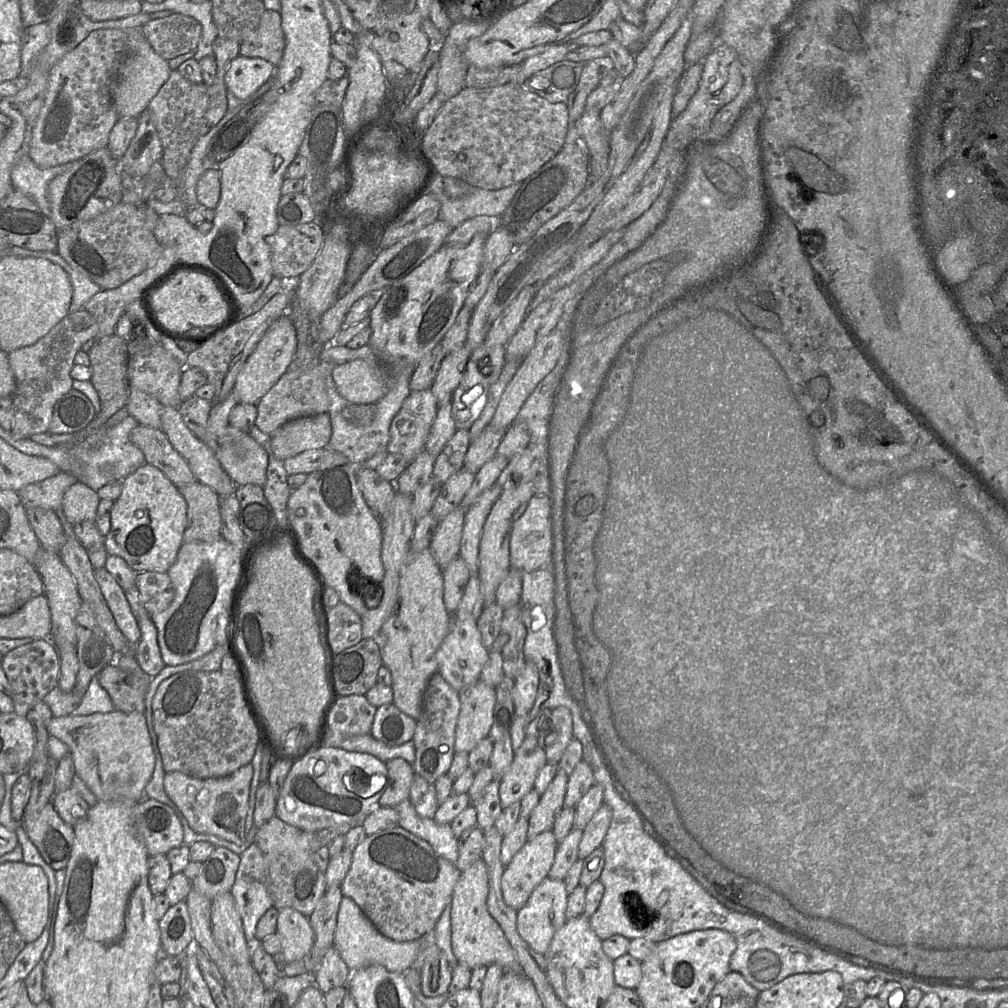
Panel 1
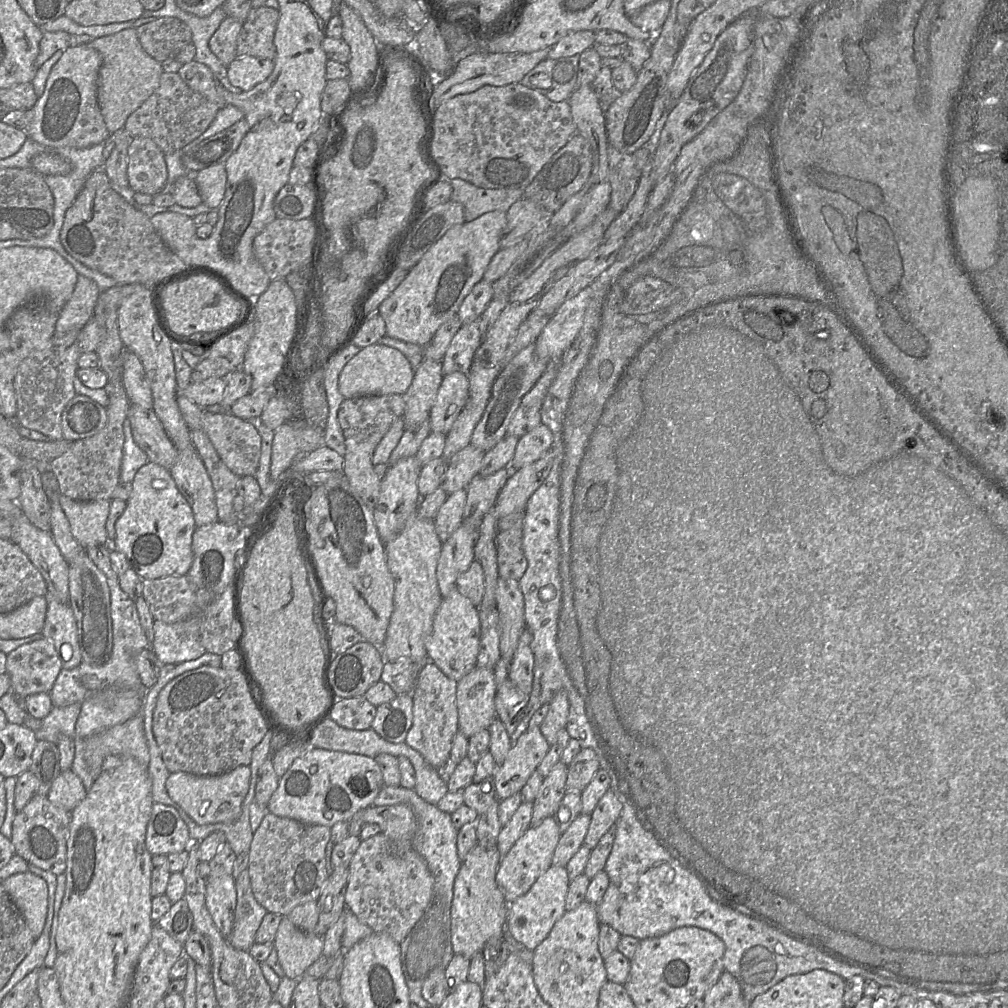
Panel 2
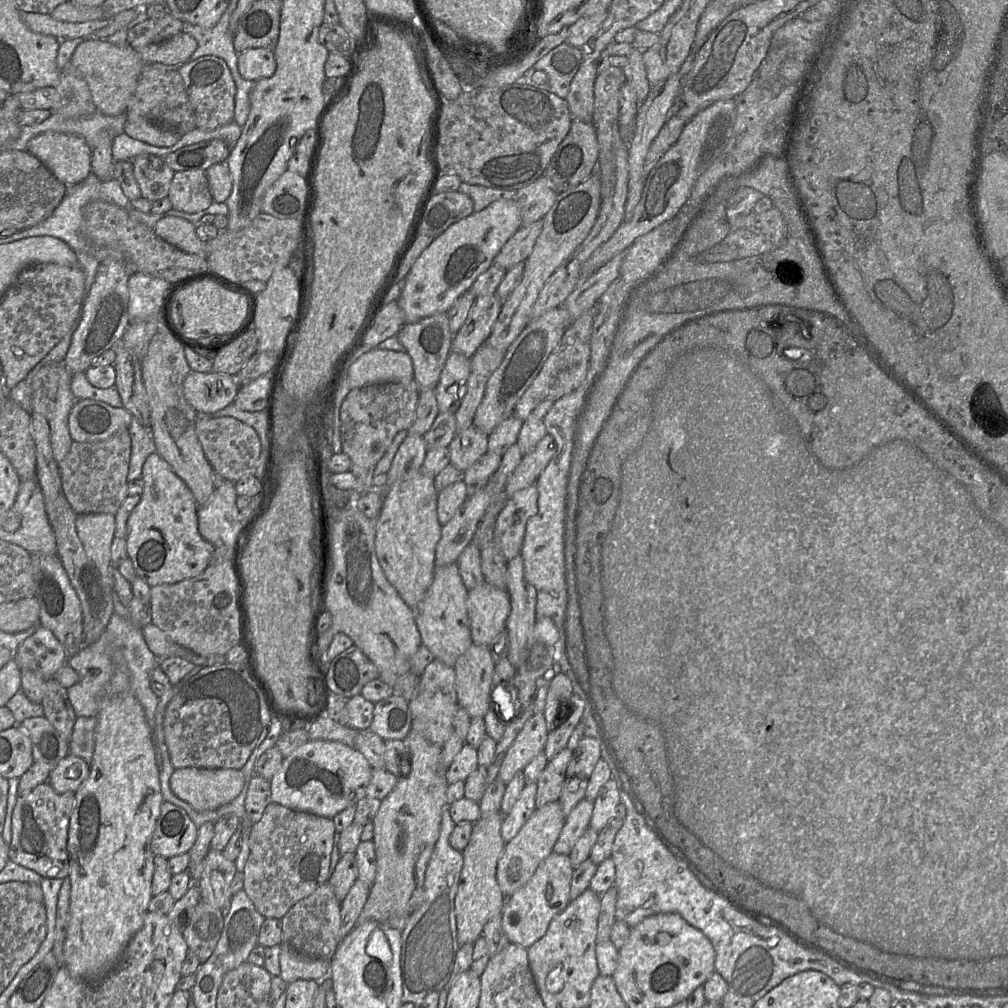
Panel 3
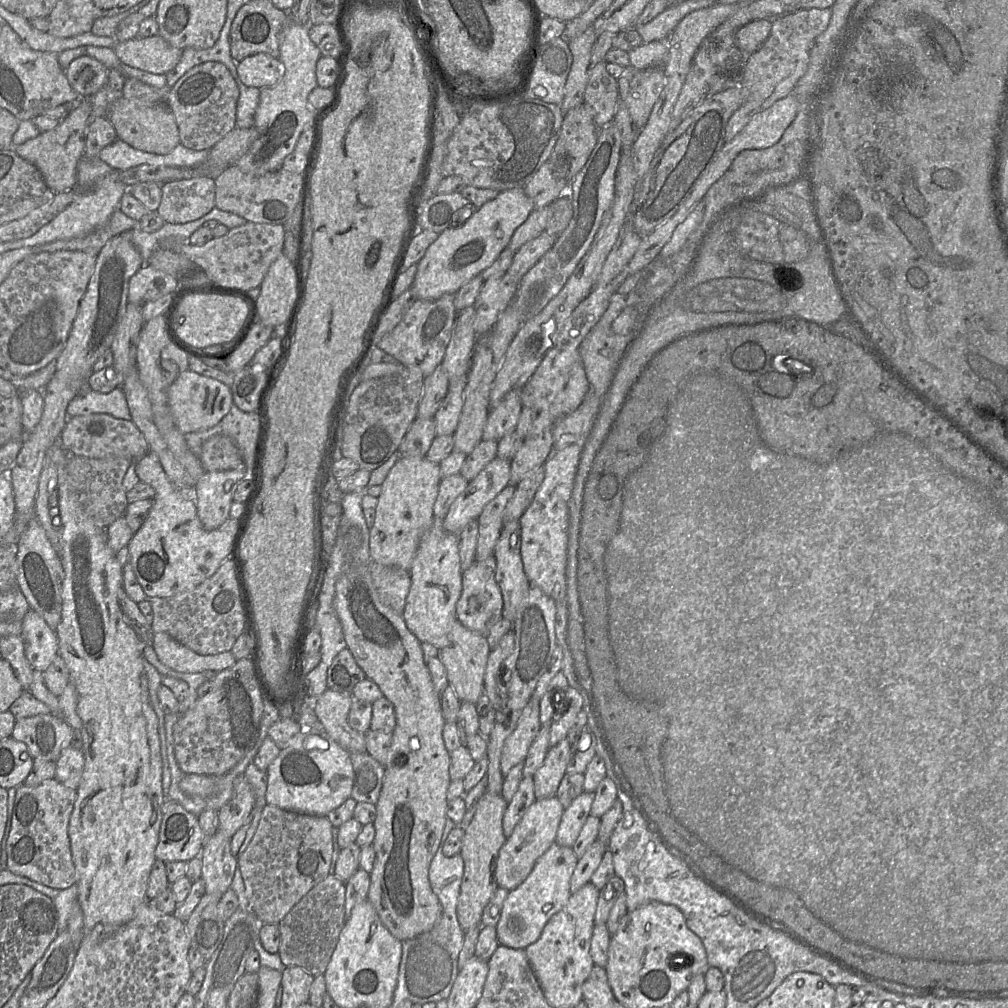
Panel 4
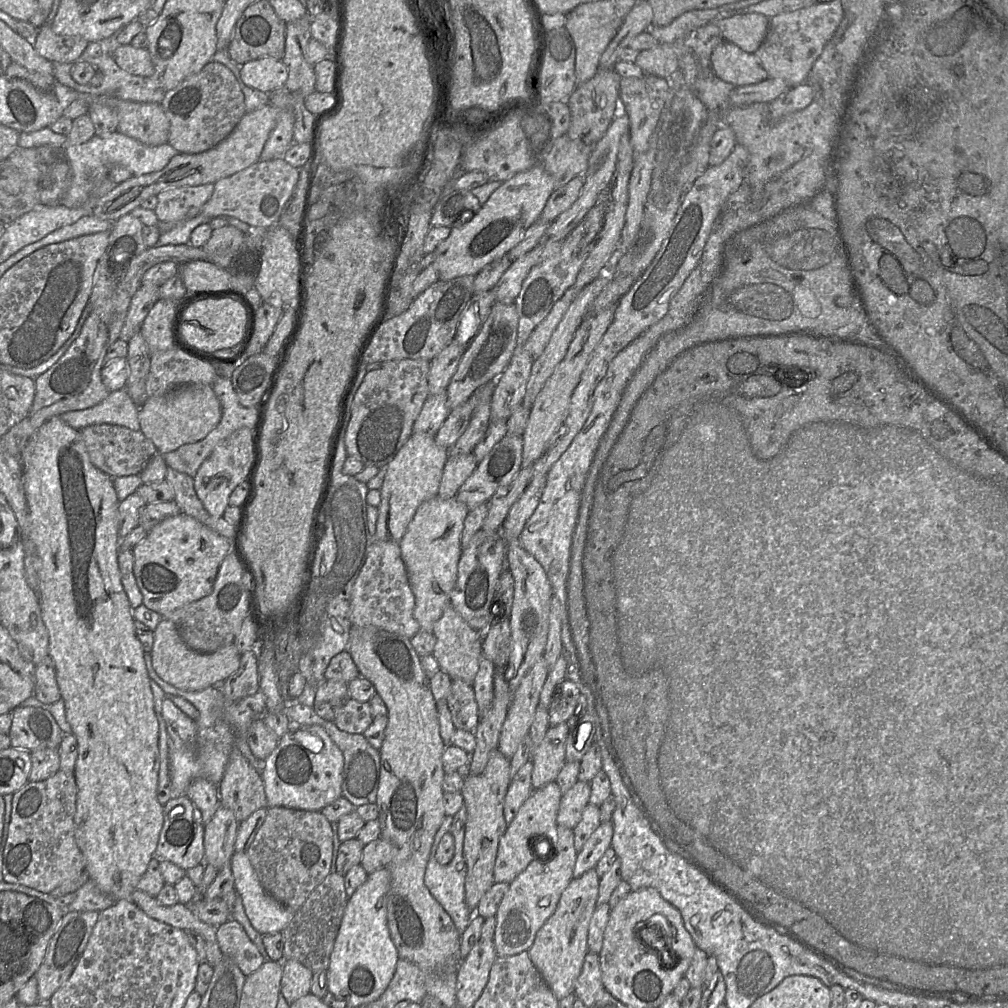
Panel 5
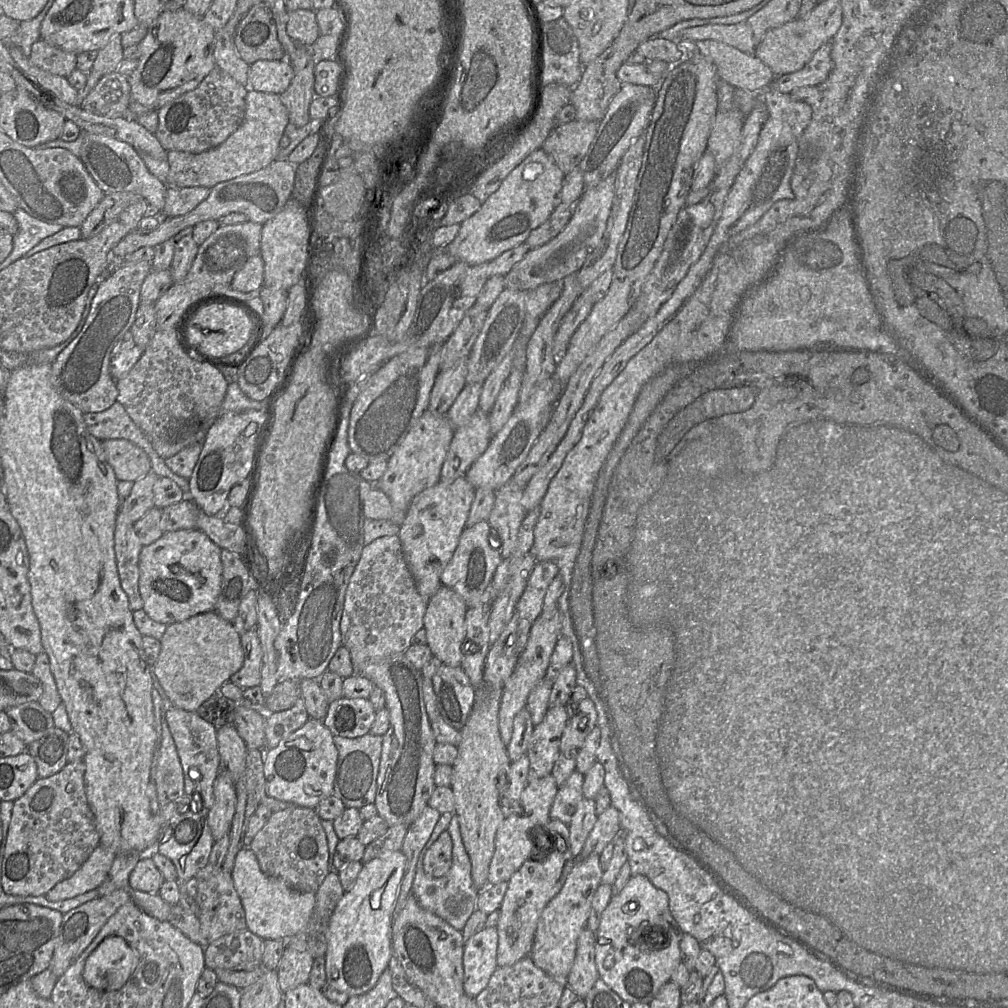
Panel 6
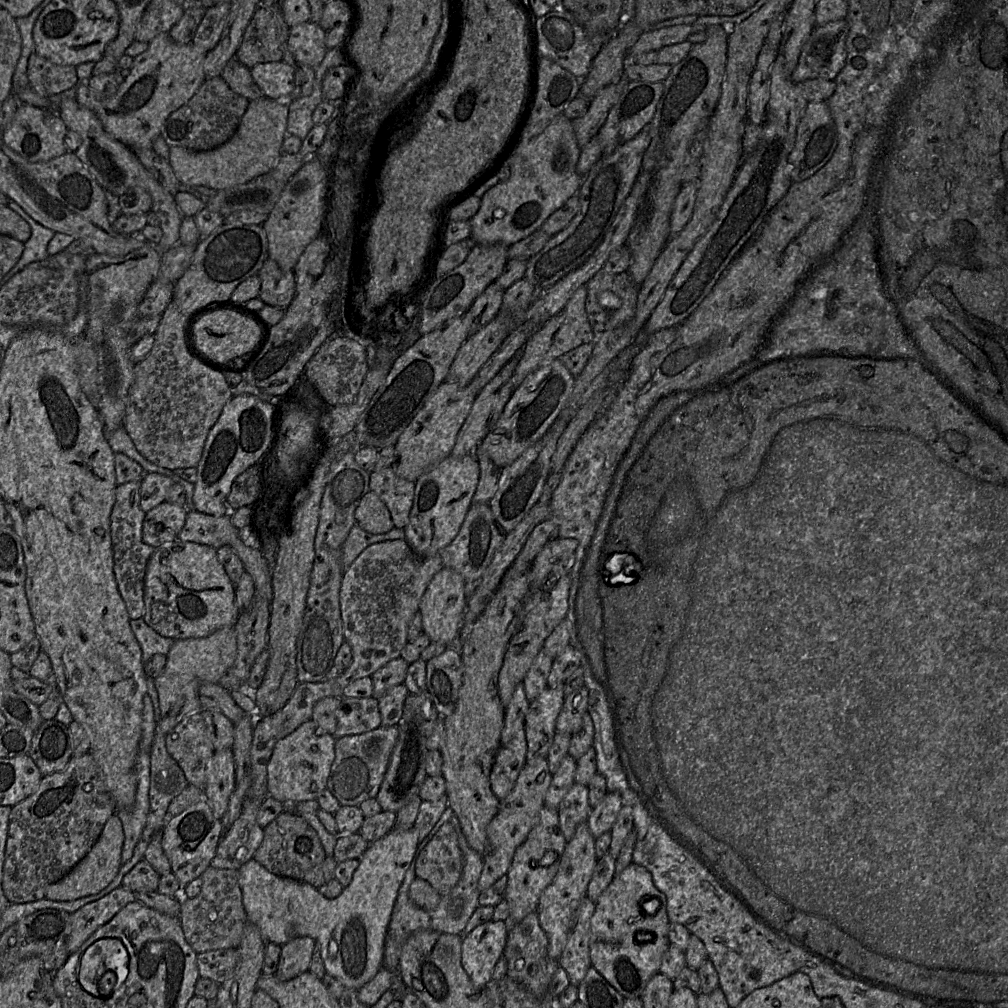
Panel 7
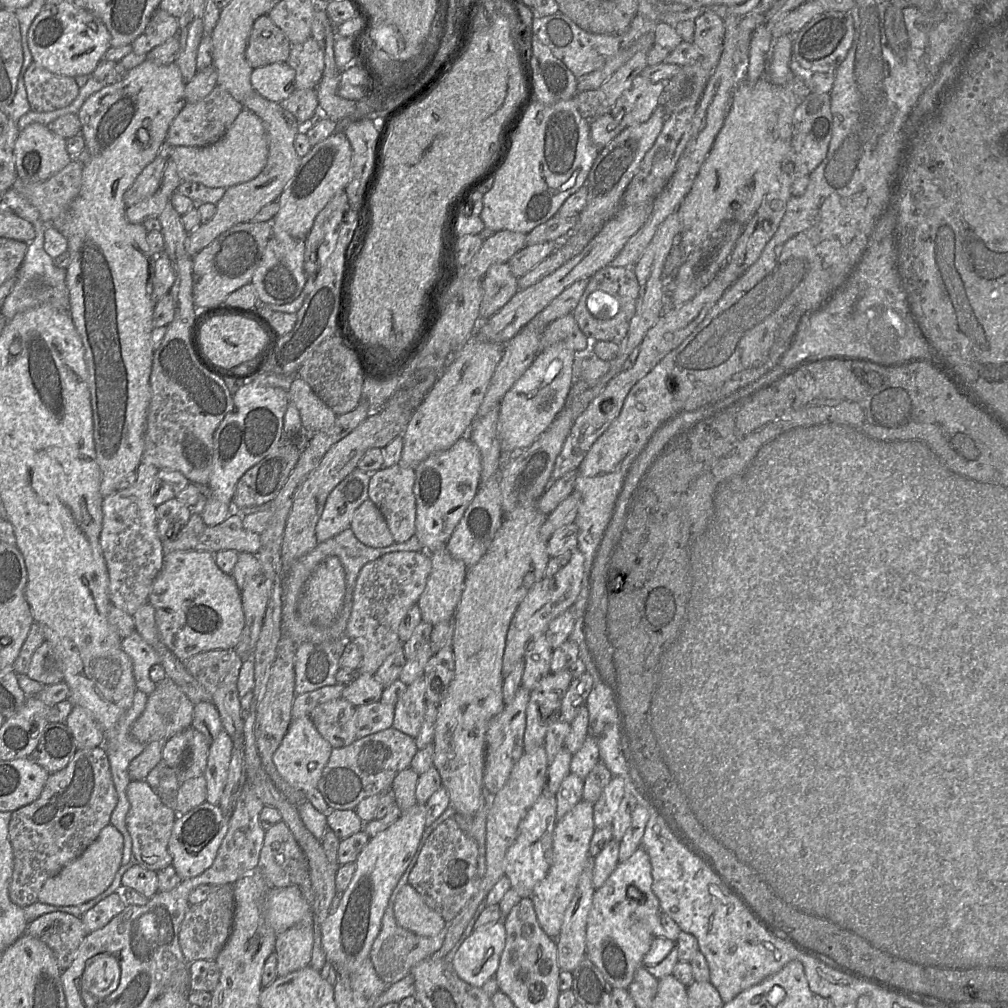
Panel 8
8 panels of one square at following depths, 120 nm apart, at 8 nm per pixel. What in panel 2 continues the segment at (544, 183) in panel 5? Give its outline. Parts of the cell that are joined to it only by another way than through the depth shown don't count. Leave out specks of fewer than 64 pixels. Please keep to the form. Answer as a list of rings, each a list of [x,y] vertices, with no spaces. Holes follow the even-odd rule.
[[[495,210],[451,227],[409,271],[405,279],[378,307],[386,324],[386,336],[425,347],[440,326],[458,312],[472,288],[483,279],[491,258],[500,249],[500,236],[506,226],[506,212]]]

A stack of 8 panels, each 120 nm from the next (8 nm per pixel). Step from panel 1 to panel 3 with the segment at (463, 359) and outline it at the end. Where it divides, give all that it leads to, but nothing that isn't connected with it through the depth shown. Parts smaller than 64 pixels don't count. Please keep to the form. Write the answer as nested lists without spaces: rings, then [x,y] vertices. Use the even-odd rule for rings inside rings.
[[[495,293],[476,297],[462,327],[453,335],[451,351],[471,359],[489,337],[501,306]]]

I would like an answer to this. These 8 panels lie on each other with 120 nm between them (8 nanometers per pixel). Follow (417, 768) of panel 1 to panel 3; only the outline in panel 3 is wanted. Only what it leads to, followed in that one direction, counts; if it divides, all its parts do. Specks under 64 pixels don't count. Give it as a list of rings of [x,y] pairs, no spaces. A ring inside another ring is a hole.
[[[434,659],[420,677],[417,694],[409,701],[412,729],[430,742],[442,747],[454,733],[453,718],[458,709],[455,689],[455,670],[438,659]]]

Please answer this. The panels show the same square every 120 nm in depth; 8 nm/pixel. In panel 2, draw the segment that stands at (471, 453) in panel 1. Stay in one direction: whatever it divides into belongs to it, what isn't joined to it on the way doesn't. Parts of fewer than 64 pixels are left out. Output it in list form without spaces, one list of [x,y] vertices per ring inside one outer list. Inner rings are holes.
[[[534,347],[522,349],[509,360],[492,384],[489,401],[481,419],[476,424],[472,432],[470,441],[471,445],[487,452],[506,436],[508,425],[515,411],[519,407],[520,402],[534,386],[547,366],[548,362],[537,357]]]

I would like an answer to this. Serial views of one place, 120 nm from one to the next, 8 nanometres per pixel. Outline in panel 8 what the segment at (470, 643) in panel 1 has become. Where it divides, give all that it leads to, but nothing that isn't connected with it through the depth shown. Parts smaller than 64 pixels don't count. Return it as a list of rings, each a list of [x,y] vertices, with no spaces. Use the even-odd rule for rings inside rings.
[[[468,435],[452,447],[431,454],[415,468],[416,533],[424,551],[445,548],[481,484],[482,463],[478,448]]]

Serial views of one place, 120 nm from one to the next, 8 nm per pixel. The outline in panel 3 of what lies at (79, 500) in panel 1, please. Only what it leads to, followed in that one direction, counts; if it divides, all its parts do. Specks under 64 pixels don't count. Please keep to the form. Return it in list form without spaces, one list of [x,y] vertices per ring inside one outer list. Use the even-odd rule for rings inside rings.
[[[110,513],[79,514],[76,517],[76,530],[87,556],[99,569],[103,581],[113,591],[113,577],[109,571],[111,545],[115,533],[115,515]]]

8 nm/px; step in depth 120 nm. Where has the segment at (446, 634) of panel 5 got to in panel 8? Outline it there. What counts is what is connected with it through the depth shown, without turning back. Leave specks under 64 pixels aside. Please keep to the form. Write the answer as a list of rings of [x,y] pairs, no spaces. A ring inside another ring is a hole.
[[[446,547],[428,554],[432,568],[417,604],[422,620],[436,626],[453,620],[468,567],[454,558]]]

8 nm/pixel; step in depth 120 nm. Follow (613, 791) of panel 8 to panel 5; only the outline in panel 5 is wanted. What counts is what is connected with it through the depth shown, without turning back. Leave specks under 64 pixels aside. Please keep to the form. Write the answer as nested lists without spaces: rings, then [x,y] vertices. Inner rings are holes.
[[[612,821],[602,822],[592,833],[582,849],[577,853],[573,877],[579,877],[587,870],[595,868],[606,850],[611,847],[613,836]]]

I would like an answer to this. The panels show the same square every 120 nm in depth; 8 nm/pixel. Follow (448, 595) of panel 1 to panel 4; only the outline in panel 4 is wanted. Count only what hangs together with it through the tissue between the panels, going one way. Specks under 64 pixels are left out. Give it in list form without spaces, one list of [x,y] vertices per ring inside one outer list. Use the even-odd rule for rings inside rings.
[[[498,456],[490,461],[451,504],[446,517],[439,522],[441,526],[447,532],[459,535],[467,524],[478,519],[484,507],[509,485],[510,467],[510,460]]]

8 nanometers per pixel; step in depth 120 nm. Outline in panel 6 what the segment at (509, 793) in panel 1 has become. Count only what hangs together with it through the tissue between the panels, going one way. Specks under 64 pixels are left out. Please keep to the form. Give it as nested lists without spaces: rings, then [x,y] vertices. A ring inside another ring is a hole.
[[[557,608],[556,612],[542,612],[531,626],[524,654],[519,660],[512,675],[507,679],[502,690],[499,708],[499,730],[503,743],[507,746],[513,733],[514,718],[527,706],[527,700],[533,688],[545,678],[551,655],[555,645],[562,635],[563,615]]]

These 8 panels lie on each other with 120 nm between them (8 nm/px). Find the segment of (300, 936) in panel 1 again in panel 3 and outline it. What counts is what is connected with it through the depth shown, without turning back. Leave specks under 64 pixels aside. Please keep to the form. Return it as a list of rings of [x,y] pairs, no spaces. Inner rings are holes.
[[[280,944],[280,977],[287,984],[296,980],[321,981],[330,978],[330,959],[312,959]]]

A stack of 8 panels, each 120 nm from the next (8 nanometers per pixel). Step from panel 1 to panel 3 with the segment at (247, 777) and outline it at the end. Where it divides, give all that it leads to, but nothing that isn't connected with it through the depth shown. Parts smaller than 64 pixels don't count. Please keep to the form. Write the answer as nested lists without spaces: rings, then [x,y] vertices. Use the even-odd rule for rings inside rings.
[[[175,769],[170,788],[195,811],[213,811],[233,801],[244,786],[244,775],[237,769]]]

